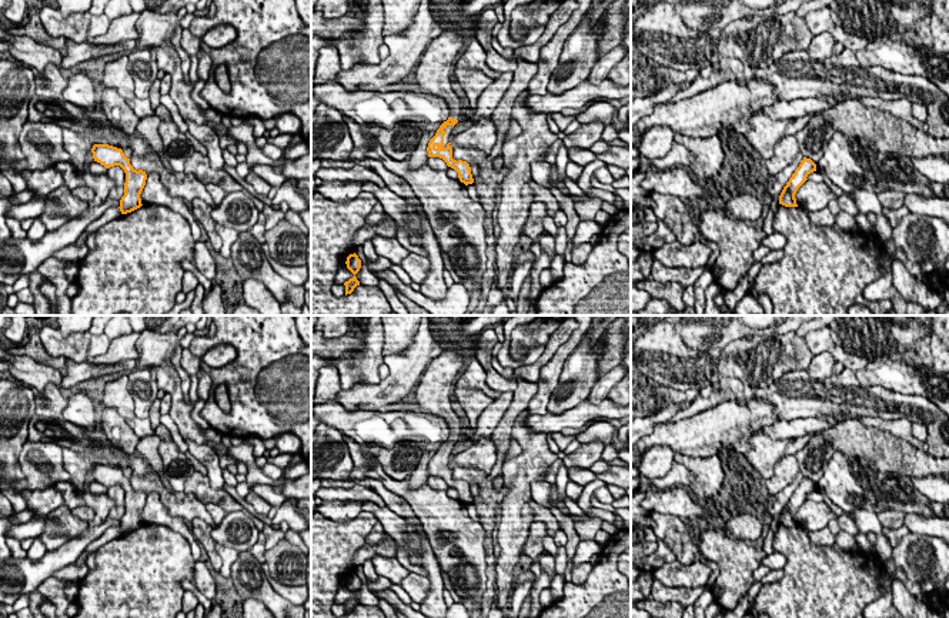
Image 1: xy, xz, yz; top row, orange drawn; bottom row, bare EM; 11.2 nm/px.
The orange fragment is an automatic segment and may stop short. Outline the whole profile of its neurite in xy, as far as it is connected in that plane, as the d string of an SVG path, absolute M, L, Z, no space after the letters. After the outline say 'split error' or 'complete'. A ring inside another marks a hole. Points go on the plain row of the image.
M110 447L110 454L107 457L97 457L94 454L84 455L94 465L91 468L94 481L100 482L106 488L120 485L126 492L124 515L120 520L121 534L131 532L140 528L141 518L140 514L146 505L147 494L143 490L134 490L123 472L124 468L131 468L131 477L144 477L151 472L150 465L143 457L124 455L116 447Z | split error

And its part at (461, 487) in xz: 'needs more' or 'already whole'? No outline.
needs more

